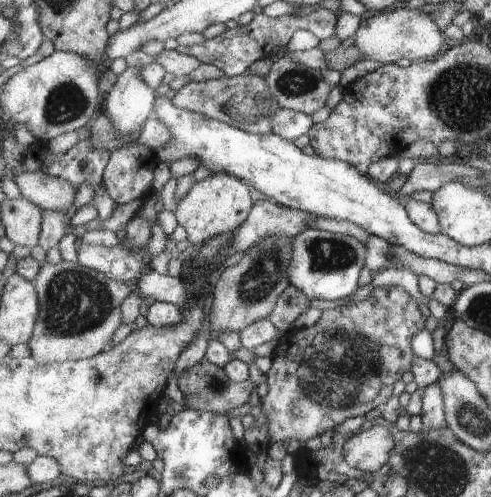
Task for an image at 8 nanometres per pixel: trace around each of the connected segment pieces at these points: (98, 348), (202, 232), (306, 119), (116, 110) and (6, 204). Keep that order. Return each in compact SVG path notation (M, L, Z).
M44 262L34 281L41 310L35 332L29 340L30 356L41 364L85 360L111 349L115 334L123 324L123 302L133 292L130 283L117 282L77 262Z
M213 173L197 181L181 199L175 211L178 224L187 229L188 241L201 246L217 236L233 234L247 219L256 202L251 197L247 181L227 173Z
M281 107L278 112L269 117L272 123L271 132L291 142L297 140L303 134L309 135L311 128L315 126L315 122L313 122L311 116L293 109Z
M144 67L127 68L117 76L105 99L102 113L109 115L122 135L141 132L145 122L153 117L157 90L143 80Z
M25 197L5 198L1 204L2 226L5 234L17 246L33 248L40 244L42 222L41 207L29 202Z

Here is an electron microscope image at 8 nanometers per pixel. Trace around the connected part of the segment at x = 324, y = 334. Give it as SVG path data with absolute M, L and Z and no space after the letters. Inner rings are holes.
M375 287L363 302L324 310L315 324L291 331L289 336L287 336L287 340L283 342L283 348L285 348L283 360L274 359L271 368L267 372L269 391L259 402L268 418L267 426L271 442L281 442L283 444L291 440L305 442L310 438L321 436L323 432L335 432L335 429L340 424L343 424L349 418L353 418L353 416L367 414L367 412L371 412L373 408L377 408L381 404L385 406L393 398L391 396L393 394L393 386L403 378L405 372L412 372L411 368L414 367L416 356L413 354L413 348L411 348L411 338L425 328L425 319L425 316L421 314L421 310L419 310L419 306L417 306L417 300L402 287Z

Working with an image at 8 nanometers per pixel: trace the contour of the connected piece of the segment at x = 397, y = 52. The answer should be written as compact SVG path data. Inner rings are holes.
M400 5L392 10L374 12L361 24L357 34L353 36L353 45L367 56L367 60L380 62L383 66L395 65L398 60L408 58L422 61L435 58L445 50L445 34L435 22L433 12L422 12L419 8L408 9Z

